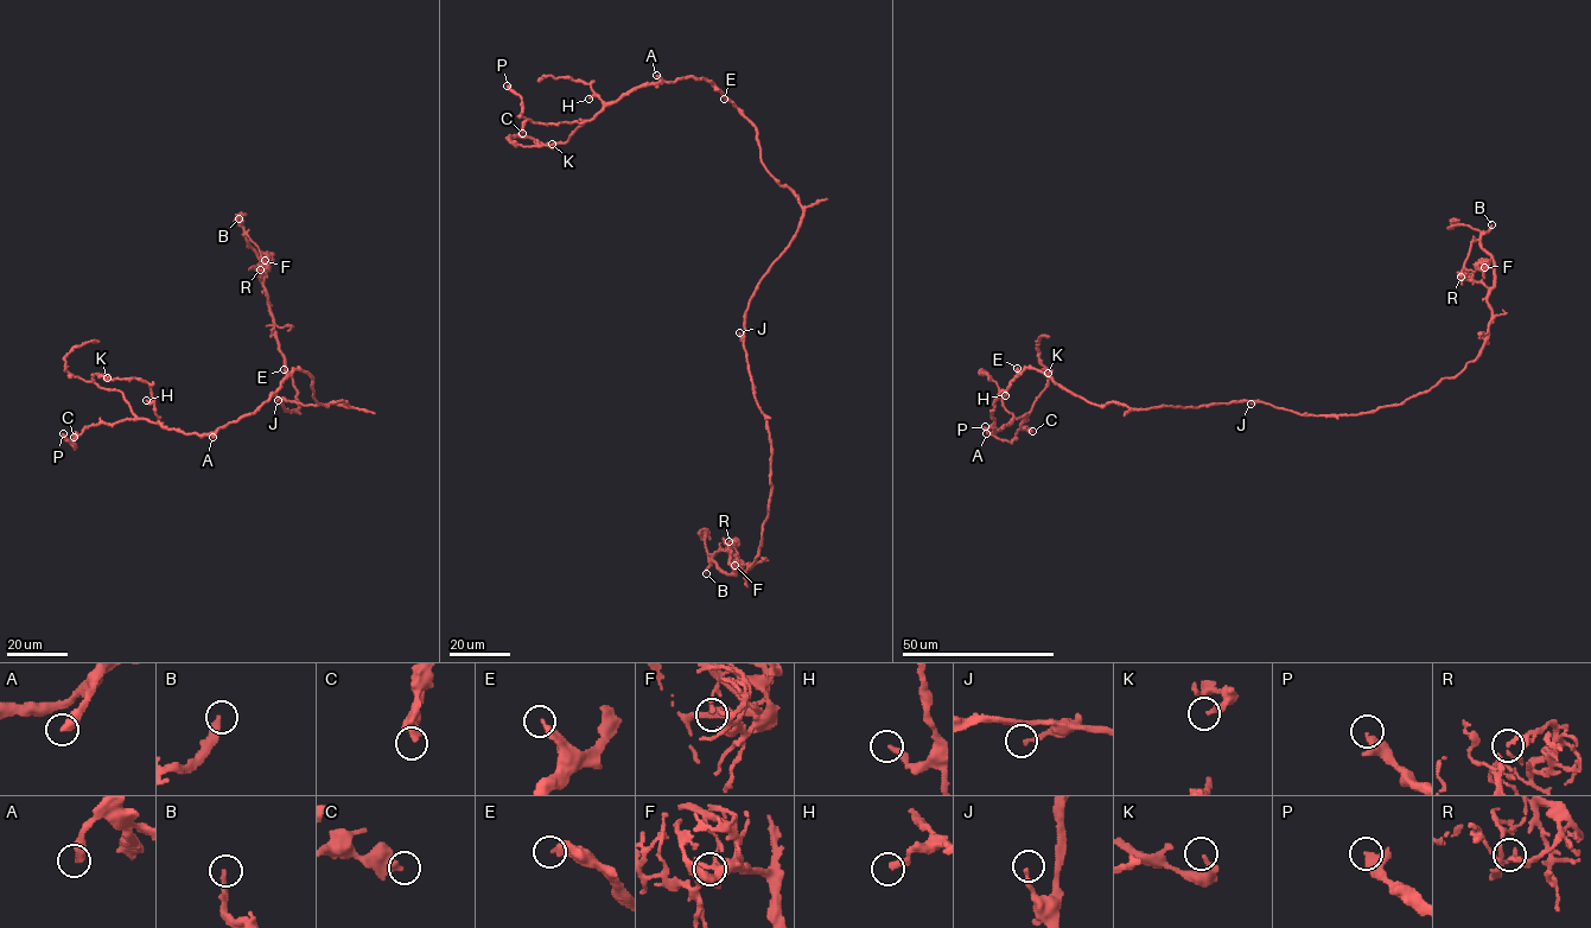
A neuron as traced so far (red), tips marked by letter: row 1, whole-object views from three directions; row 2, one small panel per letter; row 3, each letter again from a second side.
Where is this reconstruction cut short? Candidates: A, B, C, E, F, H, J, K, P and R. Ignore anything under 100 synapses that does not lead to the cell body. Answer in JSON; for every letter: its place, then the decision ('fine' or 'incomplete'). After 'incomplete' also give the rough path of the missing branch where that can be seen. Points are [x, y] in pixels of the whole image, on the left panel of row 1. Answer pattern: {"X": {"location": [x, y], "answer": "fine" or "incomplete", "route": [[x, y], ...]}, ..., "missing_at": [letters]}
{"A": {"location": [212, 437], "answer": "fine"}, "B": {"location": [239, 218], "answer": "incomplete", "route": [[239, 218], [239, 210], [249, 205], [248, 151], [259, 137]]}, "C": {"location": [74, 437], "answer": "fine"}, "E": {"location": [284, 369], "answer": "fine"}, "F": {"location": [265, 260], "answer": "fine"}, "H": {"location": [146, 400], "answer": "fine"}, "J": {"location": [278, 400], "answer": "fine"}, "K": {"location": [107, 377], "answer": "fine"}, "P": {"location": [63, 433], "answer": "fine"}, "R": {"location": [260, 269], "answer": "fine"}, "missing_at": ["B"]}

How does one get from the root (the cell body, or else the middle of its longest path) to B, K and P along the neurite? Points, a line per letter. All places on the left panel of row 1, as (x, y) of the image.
B: (324, 405), (281, 398), (285, 411), (298, 410), (297, 391), (274, 330), (262, 265), (239, 218)
K: (324, 405), (350, 407), (318, 404), (294, 369), (253, 413), (185, 434), (138, 419), (93, 376), (107, 377)
P: (324, 405), (350, 407), (318, 404), (294, 369), (212, 433), (125, 419), (88, 426), (74, 449), (63, 433)

